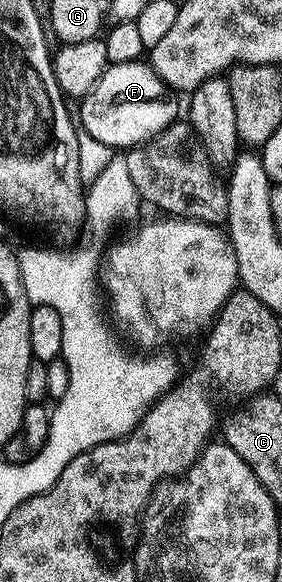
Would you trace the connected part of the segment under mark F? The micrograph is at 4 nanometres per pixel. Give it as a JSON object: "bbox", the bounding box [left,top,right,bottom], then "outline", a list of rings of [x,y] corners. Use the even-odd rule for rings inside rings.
{"bbox":[81,61,179,146],"outline":[[[145,61],[107,65],[92,92],[81,99],[81,129],[106,146],[140,146],[157,136],[164,128],[168,128],[179,117],[177,104],[166,94],[170,95],[167,86]]]}

